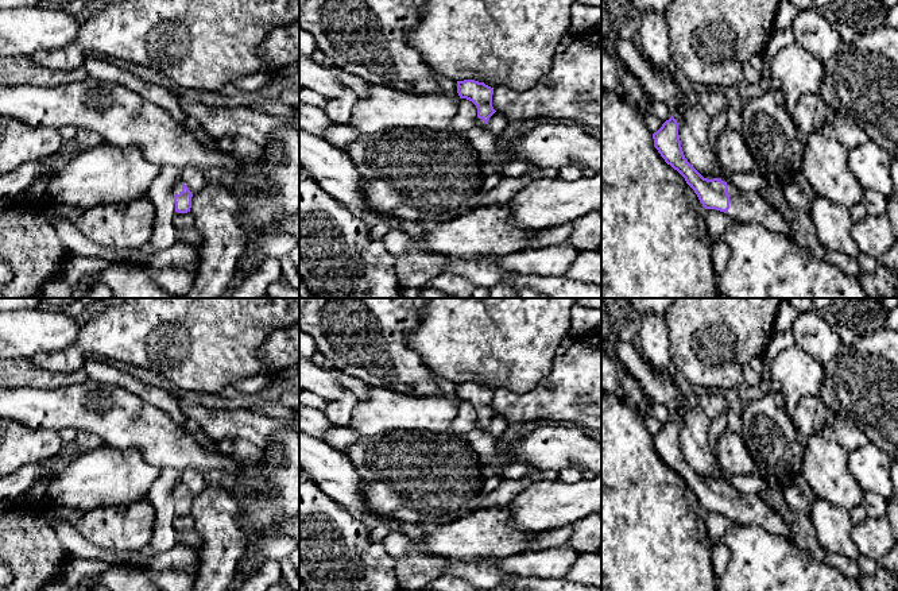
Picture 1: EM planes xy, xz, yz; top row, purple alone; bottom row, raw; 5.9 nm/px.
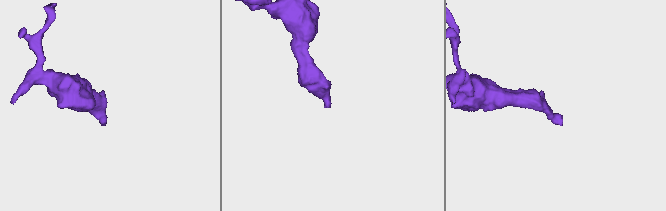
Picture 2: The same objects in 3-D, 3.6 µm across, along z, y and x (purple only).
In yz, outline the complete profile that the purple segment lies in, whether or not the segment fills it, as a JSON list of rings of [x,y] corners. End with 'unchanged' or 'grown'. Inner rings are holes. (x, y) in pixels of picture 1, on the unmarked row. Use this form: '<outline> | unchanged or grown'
[[[671,418],[653,436],[654,449],[667,467],[677,472],[694,492],[705,511],[728,515],[735,524],[756,526],[793,541],[790,528],[759,495],[748,495],[719,480],[704,480],[685,460],[678,425]]] | grown

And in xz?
[[[475,382],[457,383],[460,401],[472,403],[477,410],[476,429],[487,430],[489,420],[496,414],[492,409],[493,390]]] | grown

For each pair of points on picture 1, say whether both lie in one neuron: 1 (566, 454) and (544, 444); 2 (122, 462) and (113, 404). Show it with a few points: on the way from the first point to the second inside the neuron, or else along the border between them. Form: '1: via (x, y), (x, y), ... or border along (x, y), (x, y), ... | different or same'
1: via (561, 448), (549, 447) | same
2: border along (93, 440), (117, 448), (135, 448), (148, 463) | different

